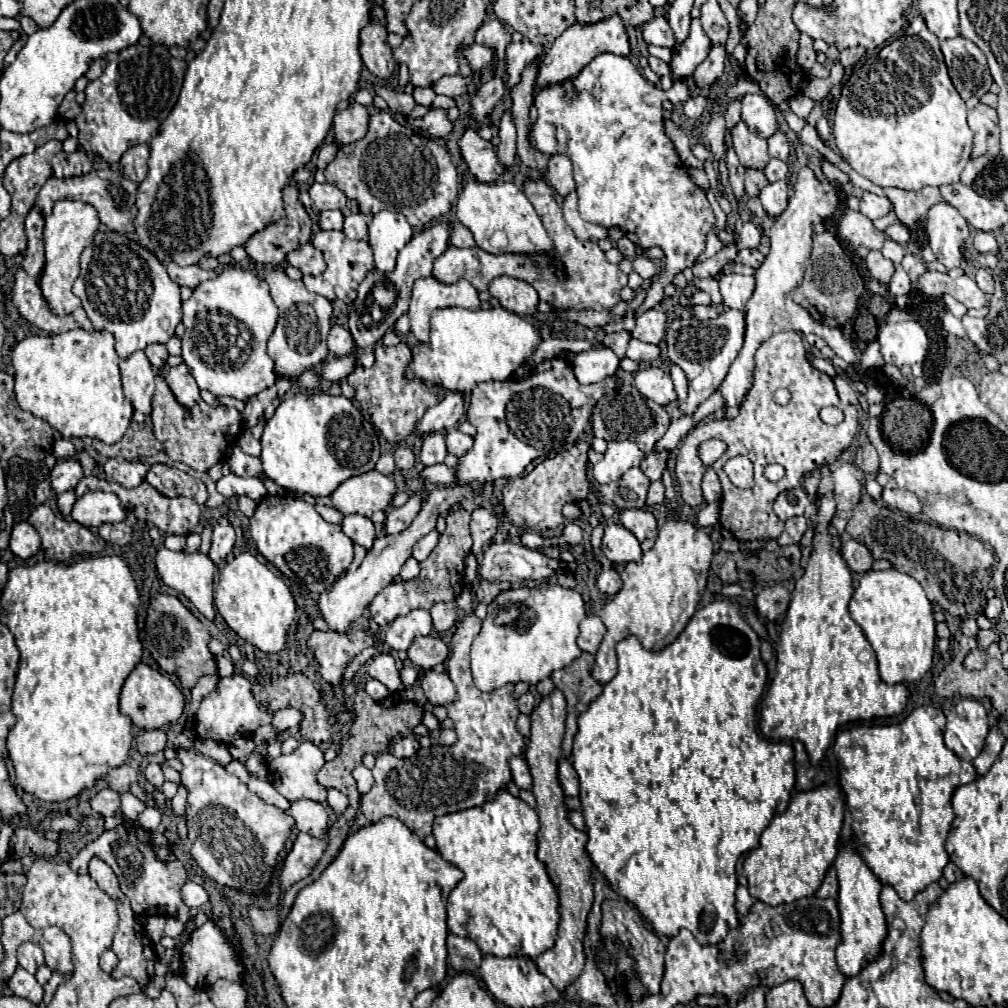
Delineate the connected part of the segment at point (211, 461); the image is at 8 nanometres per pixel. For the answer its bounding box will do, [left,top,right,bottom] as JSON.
[152,376,242,472]

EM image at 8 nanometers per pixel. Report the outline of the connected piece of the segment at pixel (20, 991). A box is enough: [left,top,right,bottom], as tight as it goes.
[8,966,44,1004]

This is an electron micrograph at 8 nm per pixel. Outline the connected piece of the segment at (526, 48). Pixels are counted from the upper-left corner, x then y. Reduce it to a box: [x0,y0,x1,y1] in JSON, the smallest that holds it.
[506,40,542,88]

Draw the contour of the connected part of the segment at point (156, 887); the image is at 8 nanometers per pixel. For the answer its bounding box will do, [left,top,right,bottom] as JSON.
[70,826,190,922]

